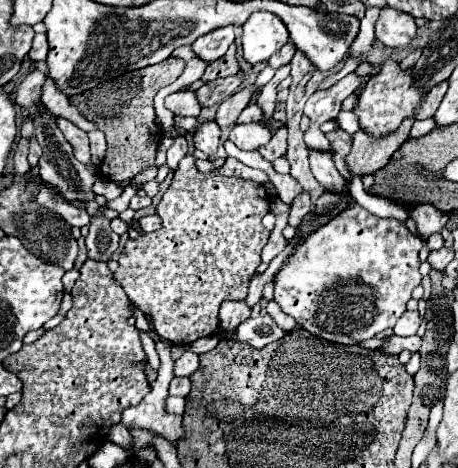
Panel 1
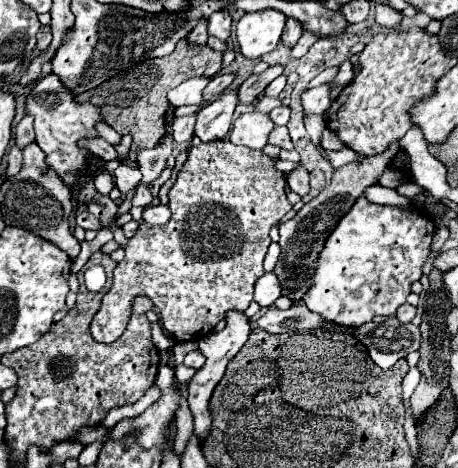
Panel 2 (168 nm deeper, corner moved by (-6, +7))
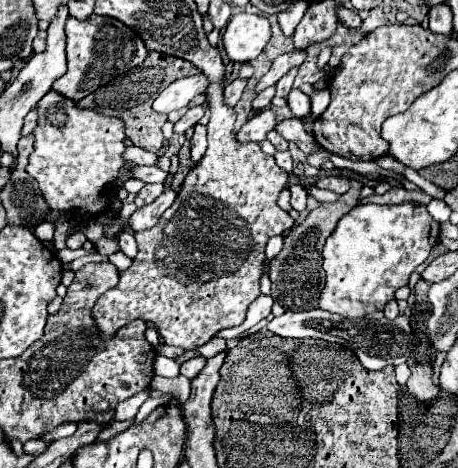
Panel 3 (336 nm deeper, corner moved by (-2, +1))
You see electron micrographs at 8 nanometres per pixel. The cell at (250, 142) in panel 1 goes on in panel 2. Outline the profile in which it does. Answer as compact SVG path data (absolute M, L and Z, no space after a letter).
M247 112L239 116L229 132L229 140L239 146L263 150L269 138L269 132L273 130L273 122L265 112Z

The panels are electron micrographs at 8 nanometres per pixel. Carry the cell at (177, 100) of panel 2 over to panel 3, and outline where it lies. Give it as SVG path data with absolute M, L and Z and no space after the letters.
M205 74L175 80L157 96L157 100L153 102L153 110L161 112L161 114L169 114L173 110L187 108L187 104L197 94L203 94L207 90L207 86L209 86L209 82L207 82Z

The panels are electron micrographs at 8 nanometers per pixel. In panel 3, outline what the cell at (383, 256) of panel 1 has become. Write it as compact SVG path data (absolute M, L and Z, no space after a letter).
M357 204L347 212L323 248L323 270L327 274L319 308L343 318L363 318L371 312L383 312L395 292L409 284L411 272L423 264L439 240L439 222L431 218L425 206L417 204Z

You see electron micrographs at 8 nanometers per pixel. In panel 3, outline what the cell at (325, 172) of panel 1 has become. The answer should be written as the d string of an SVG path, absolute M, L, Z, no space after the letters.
M293 88L289 92L289 96L287 96L287 102L289 102L289 108L291 108L291 112L293 112L295 118L307 120L307 116L311 116L311 100L301 90Z

